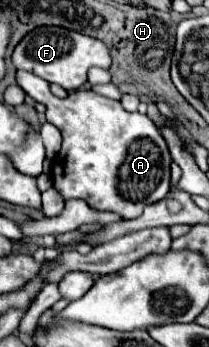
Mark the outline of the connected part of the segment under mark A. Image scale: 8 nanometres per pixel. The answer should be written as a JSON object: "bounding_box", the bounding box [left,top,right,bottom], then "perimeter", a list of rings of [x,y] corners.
{"bounding_box":[17,71,171,219],"perimeter":[[[17,71],[17,83],[29,97],[45,105],[47,121],[59,127],[63,135],[63,147],[51,165],[51,179],[65,199],[85,199],[87,203],[91,203],[91,207],[99,211],[115,211],[123,219],[131,219],[139,217],[139,213],[143,213],[147,205],[167,197],[171,189],[171,155],[157,125],[147,115],[129,113],[121,107],[119,101],[97,95],[89,89],[71,91],[65,99],[59,99],[47,89],[47,81],[27,71]]]}

